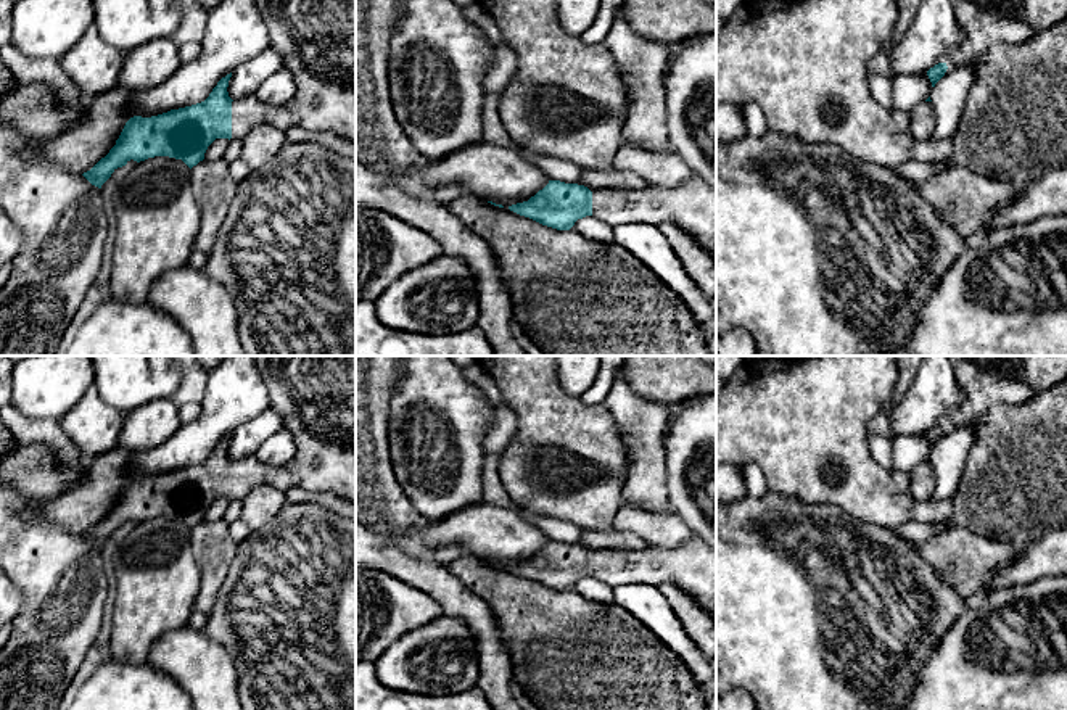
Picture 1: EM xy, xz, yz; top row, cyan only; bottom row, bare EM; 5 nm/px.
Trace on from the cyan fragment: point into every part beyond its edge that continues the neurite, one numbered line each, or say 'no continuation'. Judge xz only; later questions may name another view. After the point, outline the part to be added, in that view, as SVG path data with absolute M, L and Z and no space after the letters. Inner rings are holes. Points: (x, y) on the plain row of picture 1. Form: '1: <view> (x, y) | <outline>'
1: xz (692, 565) | M692 536L681 546L647 546L642 551L589 551L592 576L602 583L612 588L621 583L673 583L716 620L716 549L703 539Z

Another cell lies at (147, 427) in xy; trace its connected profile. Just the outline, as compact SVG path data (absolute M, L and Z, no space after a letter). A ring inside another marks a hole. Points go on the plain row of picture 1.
M156 399L124 415L119 448L129 454L154 449L182 425L179 407L171 399Z

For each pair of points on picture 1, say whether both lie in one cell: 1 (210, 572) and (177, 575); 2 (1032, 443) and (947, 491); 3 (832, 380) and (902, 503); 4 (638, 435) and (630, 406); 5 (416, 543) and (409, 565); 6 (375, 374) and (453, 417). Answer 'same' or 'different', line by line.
1: different
2: different
3: same
4: same
5: different
6: different

